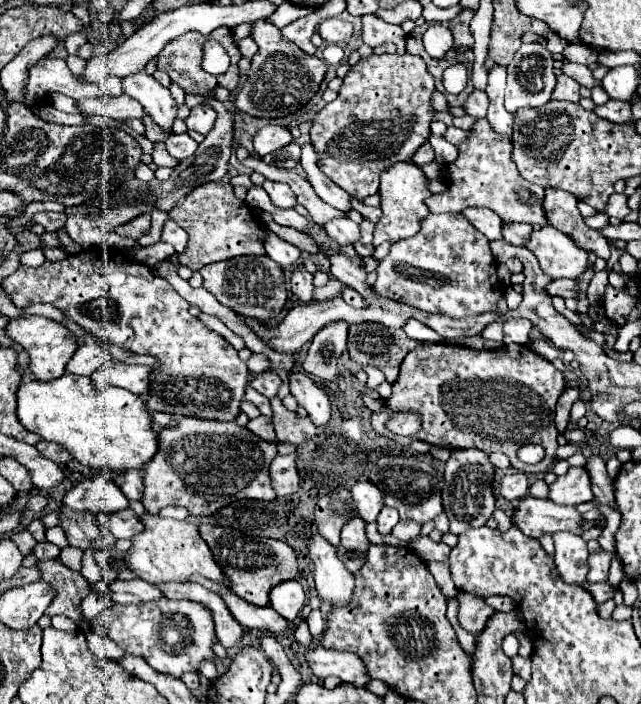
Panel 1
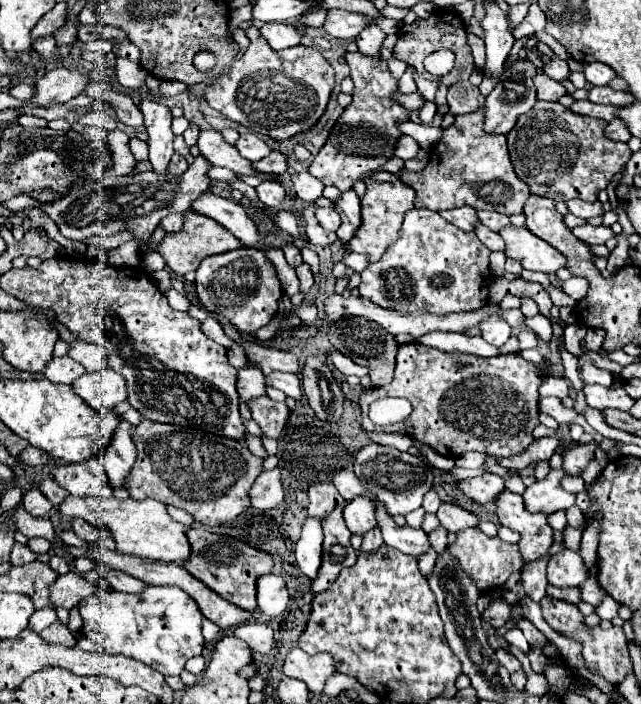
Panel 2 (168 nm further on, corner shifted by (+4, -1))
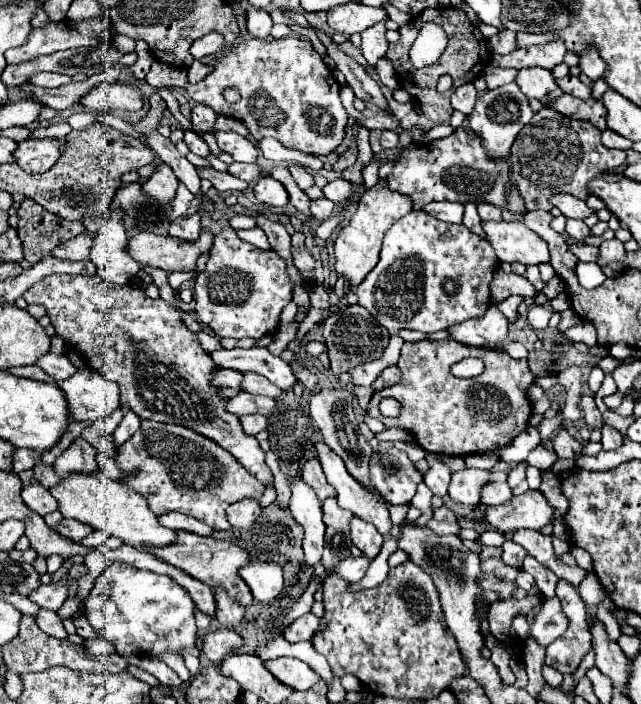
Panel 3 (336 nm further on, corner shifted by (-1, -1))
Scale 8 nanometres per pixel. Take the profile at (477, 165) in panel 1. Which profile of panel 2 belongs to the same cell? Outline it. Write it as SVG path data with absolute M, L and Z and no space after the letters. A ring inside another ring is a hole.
M477 110L467 116L455 116L455 122L443 130L443 138L431 148L429 164L421 172L409 172L401 170L397 176L401 182L415 190L415 206L417 208L429 208L429 210L449 210L459 206L473 206L475 210L495 210L501 214L521 214L525 200L529 198L529 188L523 186L521 180L515 178L509 152L507 152L507 140L505 136L497 134L485 134L483 126L483 112Z

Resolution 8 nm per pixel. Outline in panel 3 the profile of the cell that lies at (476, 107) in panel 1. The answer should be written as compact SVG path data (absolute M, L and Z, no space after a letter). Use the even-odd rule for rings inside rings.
M472 82L468 84L462 84L454 90L452 94L452 108L454 110L460 110L464 114L470 114L470 110L474 110L474 102L476 102L476 88Z

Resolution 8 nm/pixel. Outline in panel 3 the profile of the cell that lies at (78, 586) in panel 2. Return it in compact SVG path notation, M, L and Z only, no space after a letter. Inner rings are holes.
M50 582L50 584L44 584L38 590L34 590L30 594L30 600L36 602L40 608L56 612L66 602L68 590L70 588L66 584L62 584L62 582Z

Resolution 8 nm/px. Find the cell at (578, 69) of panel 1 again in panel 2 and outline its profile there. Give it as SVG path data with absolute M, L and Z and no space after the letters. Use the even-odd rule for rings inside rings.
M553 56L549 62L545 62L545 66L543 66L543 72L547 74L549 72L549 78L553 78L553 80L563 80L563 78L567 78L567 74L569 74L569 66L567 66L567 60L563 60L563 58L559 58L559 56Z

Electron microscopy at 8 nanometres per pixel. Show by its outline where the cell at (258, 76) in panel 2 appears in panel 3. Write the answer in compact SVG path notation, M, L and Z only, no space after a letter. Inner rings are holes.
M296 36L281 39L258 40L258 38L254 38L254 40L248 40L248 42L232 48L224 56L220 56L216 60L214 70L198 84L188 84L186 70L166 66L162 62L152 64L152 68L146 76L146 82L154 88L176 88L176 86L184 88L194 102L210 106L216 114L224 114L224 116L232 116L232 118L240 120L250 130L254 140L272 136L284 148L290 148L290 150L300 150L300 152L308 152L308 154L328 154L344 138L344 126L346 126L348 114L340 100L340 84L336 82L330 68L320 58L320 54L312 48L312 44L308 40L302 40ZM226 88L236 88L240 92L240 100L234 104L228 102L224 98Z

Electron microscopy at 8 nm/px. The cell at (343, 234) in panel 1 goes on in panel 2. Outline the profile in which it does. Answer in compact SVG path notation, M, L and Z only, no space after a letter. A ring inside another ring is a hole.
M317 208L315 216L317 216L317 222L329 232L337 232L337 228L341 226L341 218L333 208Z

